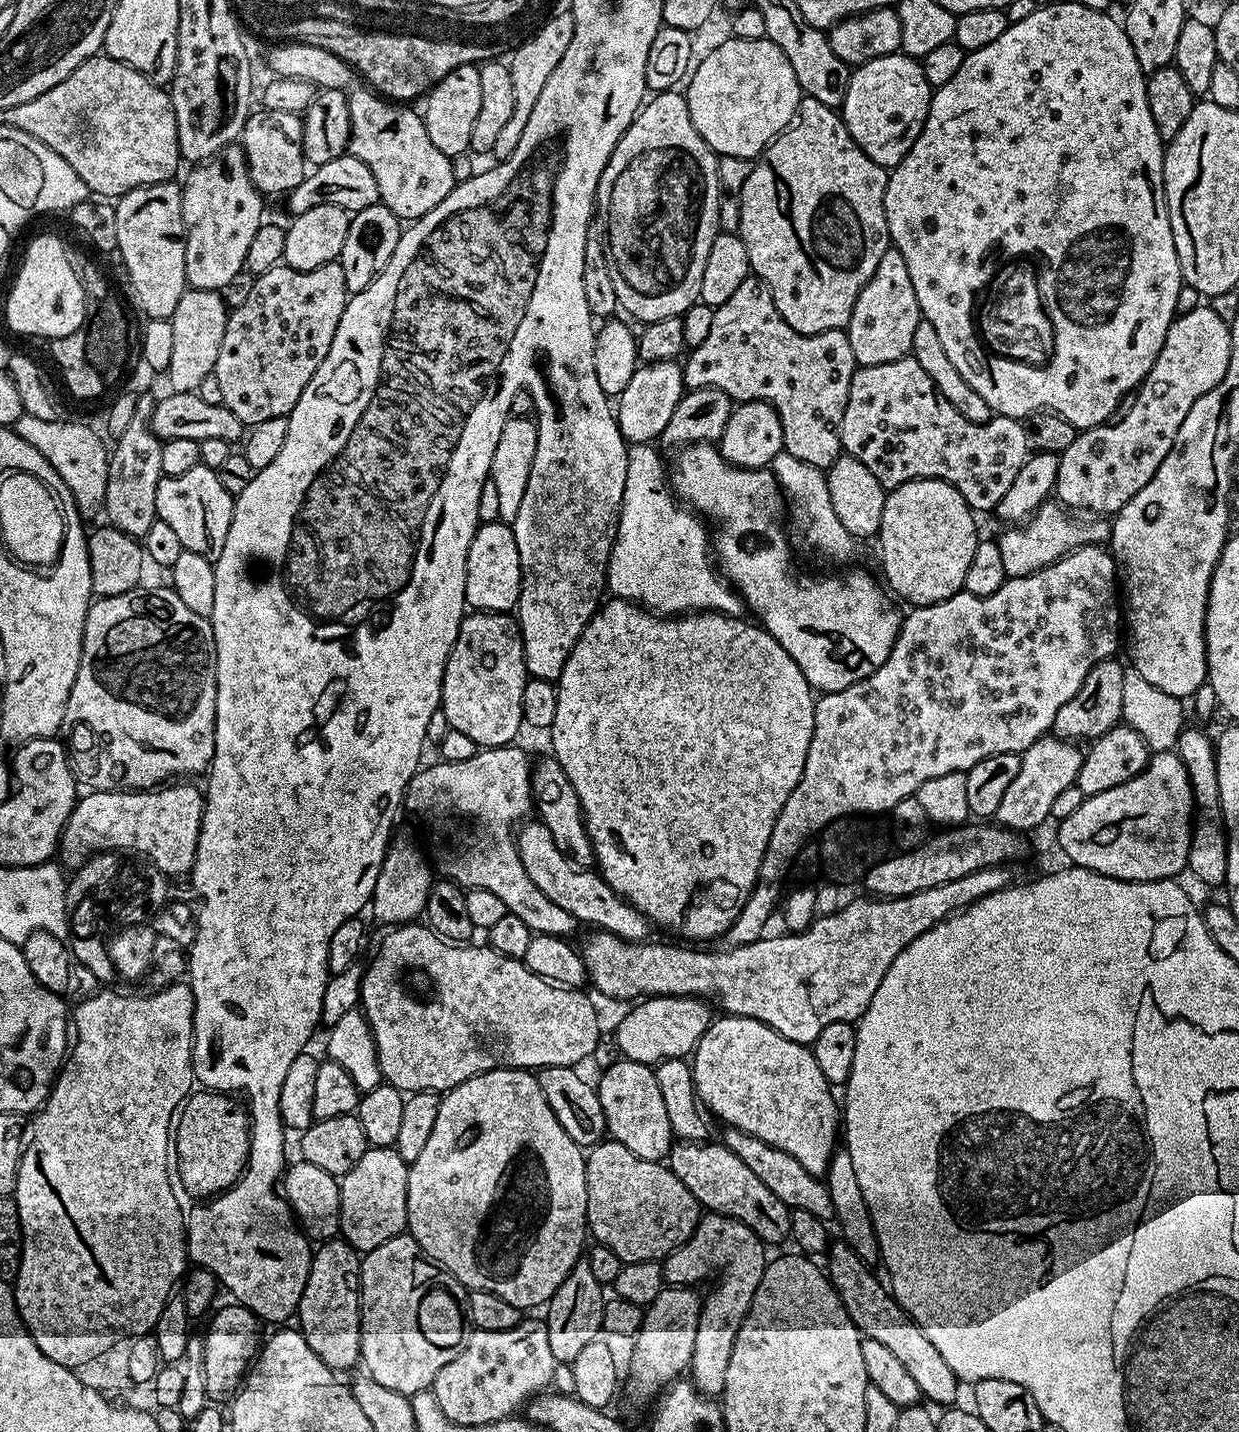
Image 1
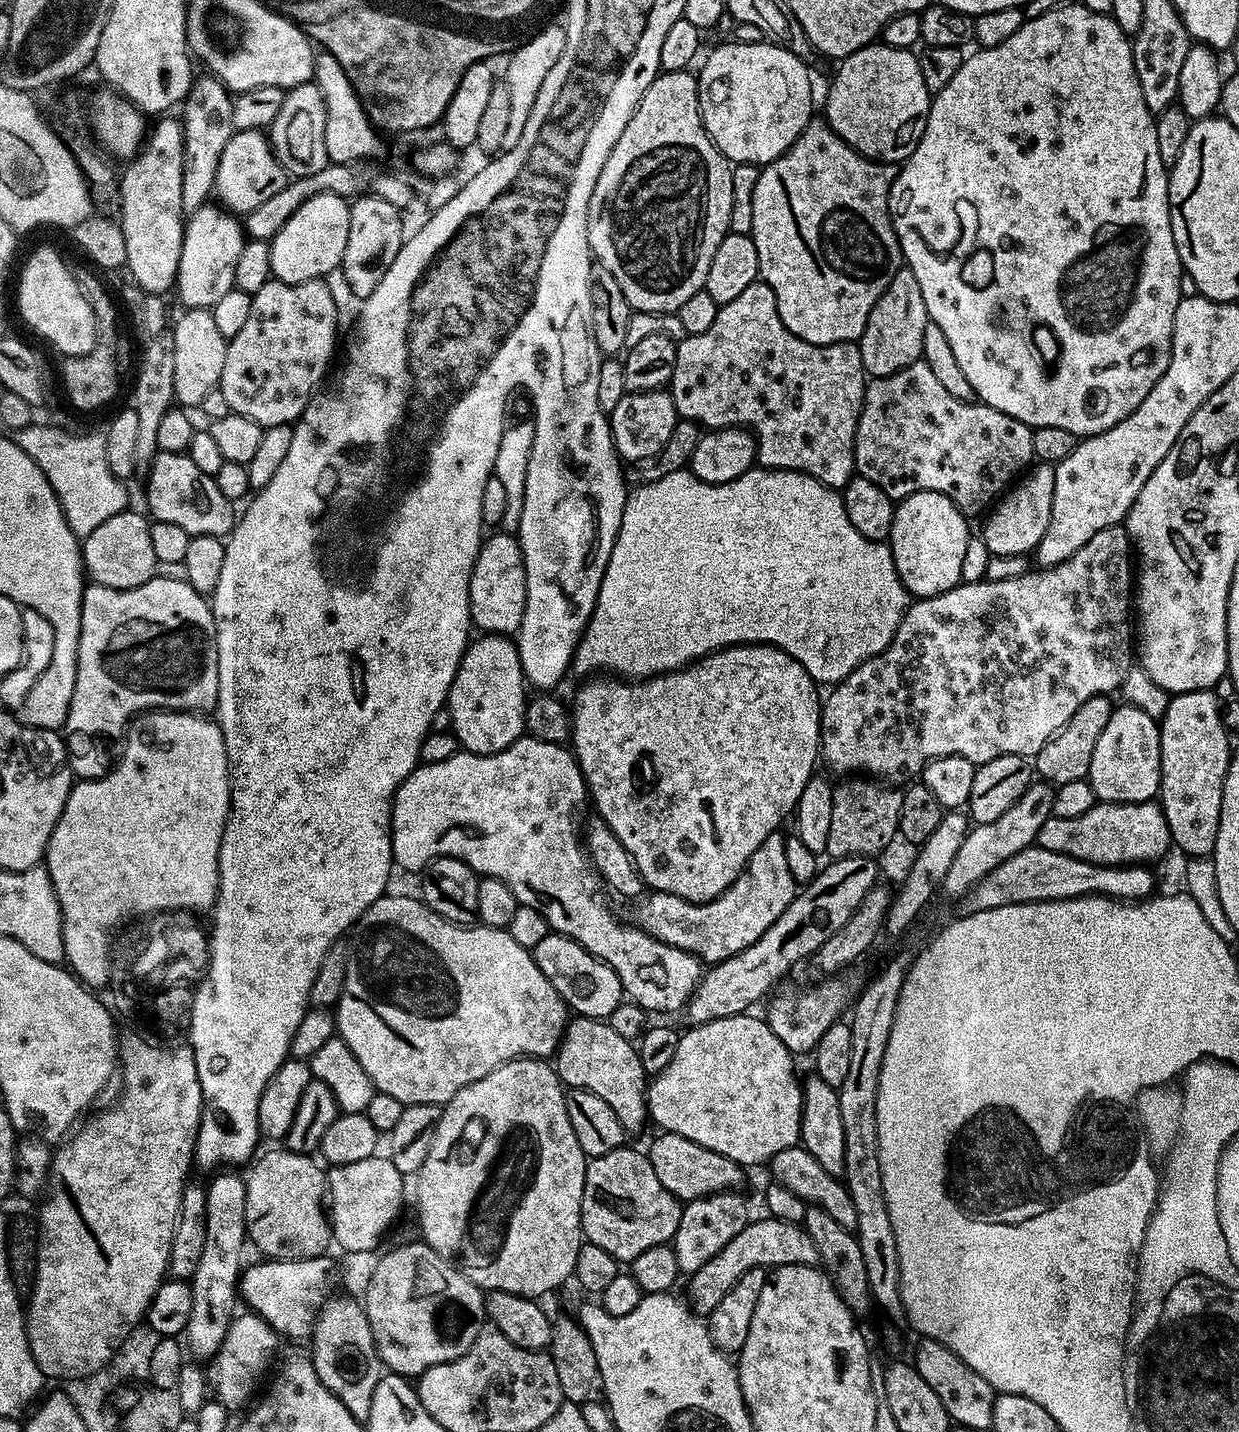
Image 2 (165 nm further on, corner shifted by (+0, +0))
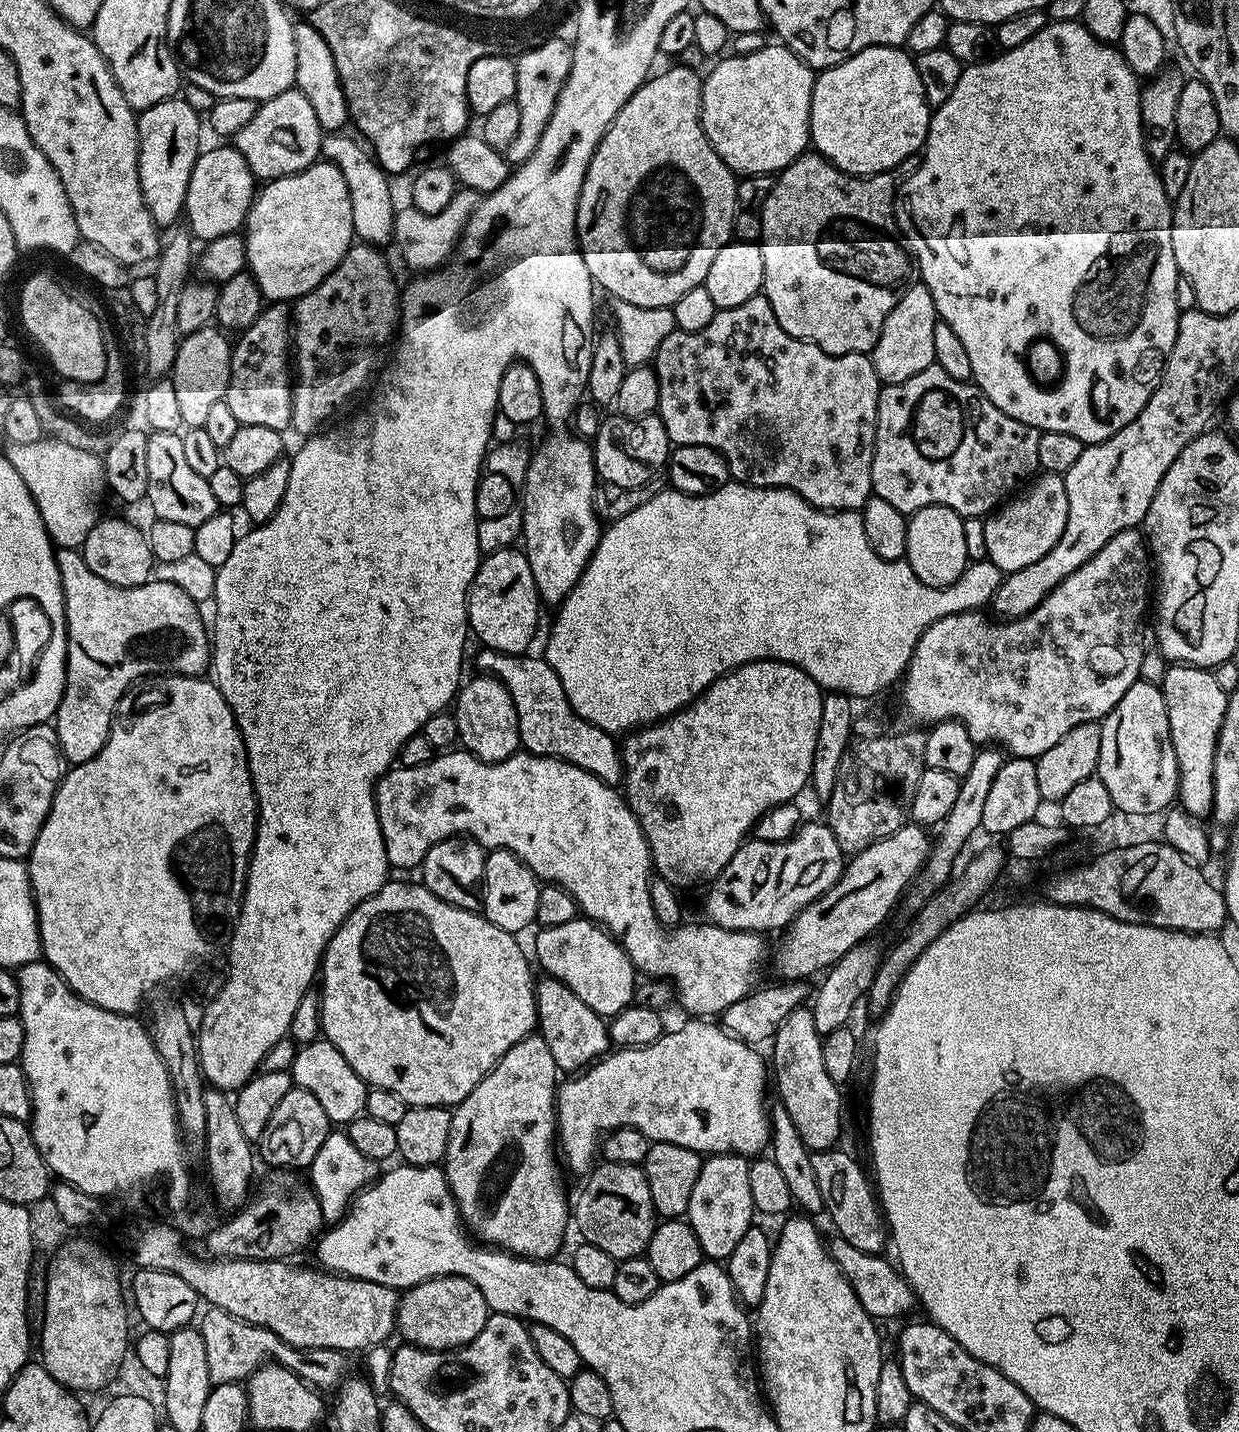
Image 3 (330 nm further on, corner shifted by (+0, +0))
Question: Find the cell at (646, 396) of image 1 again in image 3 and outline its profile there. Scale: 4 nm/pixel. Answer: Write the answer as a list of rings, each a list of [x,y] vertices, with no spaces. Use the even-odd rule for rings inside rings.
[[[619,414],[605,415],[592,444],[592,457],[596,463],[596,475],[605,484],[619,488],[637,488],[655,481],[655,476],[665,471],[670,455],[670,441],[666,426],[659,415],[642,418],[626,418]]]

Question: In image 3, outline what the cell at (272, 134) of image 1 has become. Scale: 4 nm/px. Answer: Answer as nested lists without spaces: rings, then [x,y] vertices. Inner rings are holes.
[[[234,146],[201,151],[190,174],[190,186],[186,186],[183,219],[188,219],[187,231],[197,241],[209,242],[222,235],[239,233],[248,218],[252,198],[258,191],[258,181],[253,176],[246,158]]]

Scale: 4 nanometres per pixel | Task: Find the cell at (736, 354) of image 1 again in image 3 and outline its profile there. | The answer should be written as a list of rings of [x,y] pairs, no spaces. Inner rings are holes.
[[[763,294],[750,298],[750,302],[742,302],[742,306],[721,308],[701,332],[674,331],[662,346],[658,346],[658,354],[654,361],[658,378],[658,398],[660,407],[658,415],[666,426],[666,434],[673,445],[689,444],[690,446],[710,446],[724,455],[728,463],[728,475],[737,484],[749,484],[755,488],[789,488],[806,502],[810,502],[817,510],[829,512],[855,512],[863,509],[872,491],[872,463],[874,462],[874,442],[876,441],[876,419],[878,418],[878,398],[882,381],[872,365],[871,355],[842,354],[831,356],[818,346],[807,344],[804,340],[794,338],[778,326],[778,318],[774,318],[774,310]]]

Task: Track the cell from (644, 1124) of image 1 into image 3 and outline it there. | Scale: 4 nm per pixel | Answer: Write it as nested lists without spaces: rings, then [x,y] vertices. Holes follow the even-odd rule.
[[[550,975],[544,980],[537,979],[536,986],[536,1022],[538,1034],[550,1046],[554,1054],[557,1069],[564,1074],[575,1074],[588,1067],[597,1058],[609,1051],[608,1026],[605,1017],[598,1015],[570,986],[558,982]]]

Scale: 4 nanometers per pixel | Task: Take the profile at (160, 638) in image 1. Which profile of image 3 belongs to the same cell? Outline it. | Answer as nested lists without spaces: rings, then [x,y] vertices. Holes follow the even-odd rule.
[[[75,548],[59,549],[56,554],[56,565],[58,566],[58,574],[62,582],[62,594],[64,595],[64,617],[68,627],[68,657],[66,658],[66,686],[62,694],[62,702],[58,706],[54,717],[54,727],[65,761],[69,765],[75,766],[85,764],[90,758],[94,758],[99,754],[102,746],[106,746],[112,718],[116,715],[118,702],[123,698],[124,693],[135,685],[132,684],[135,680],[140,680],[143,676],[152,676],[155,672],[164,672],[163,674],[174,676],[199,676],[207,673],[210,668],[210,632],[209,629],[208,632],[204,629],[204,620],[200,617],[199,610],[201,609],[198,607],[197,602],[193,600],[186,590],[180,589],[170,582],[153,578],[147,584],[134,586],[133,588],[114,586],[110,582],[106,582],[106,578],[98,578],[98,574],[94,574],[94,570],[90,570],[90,566],[86,566],[83,555]]]

